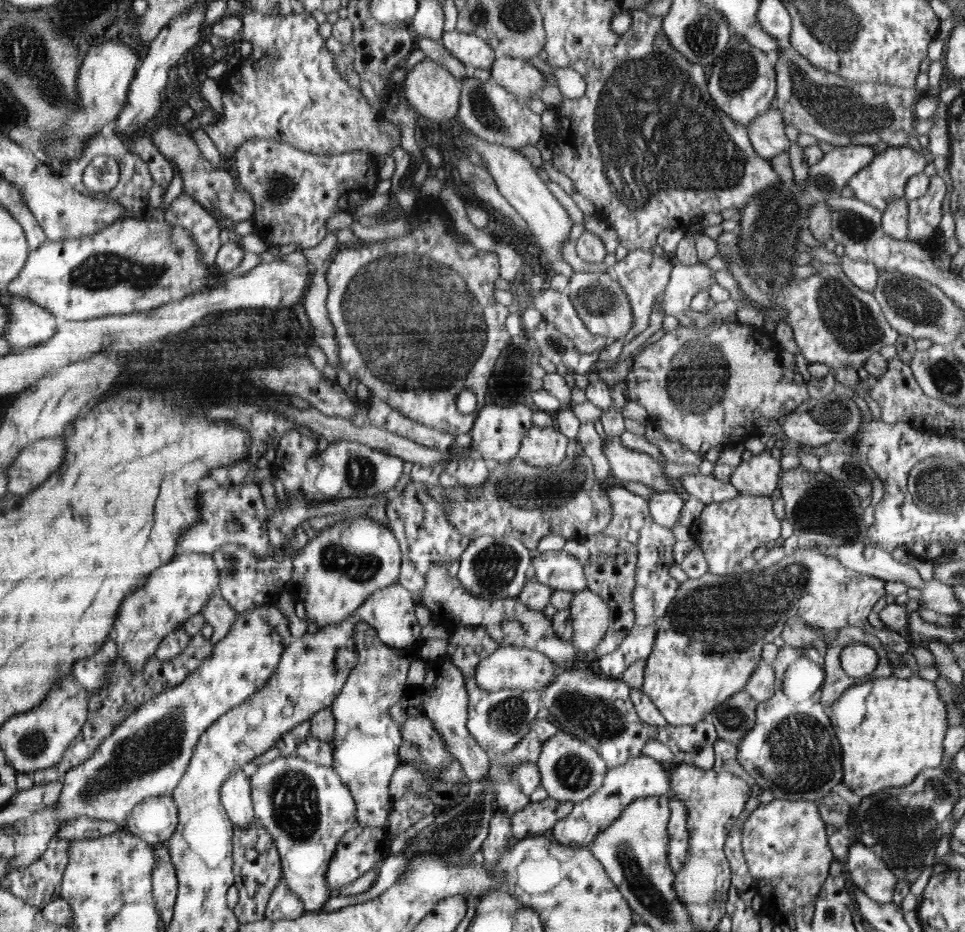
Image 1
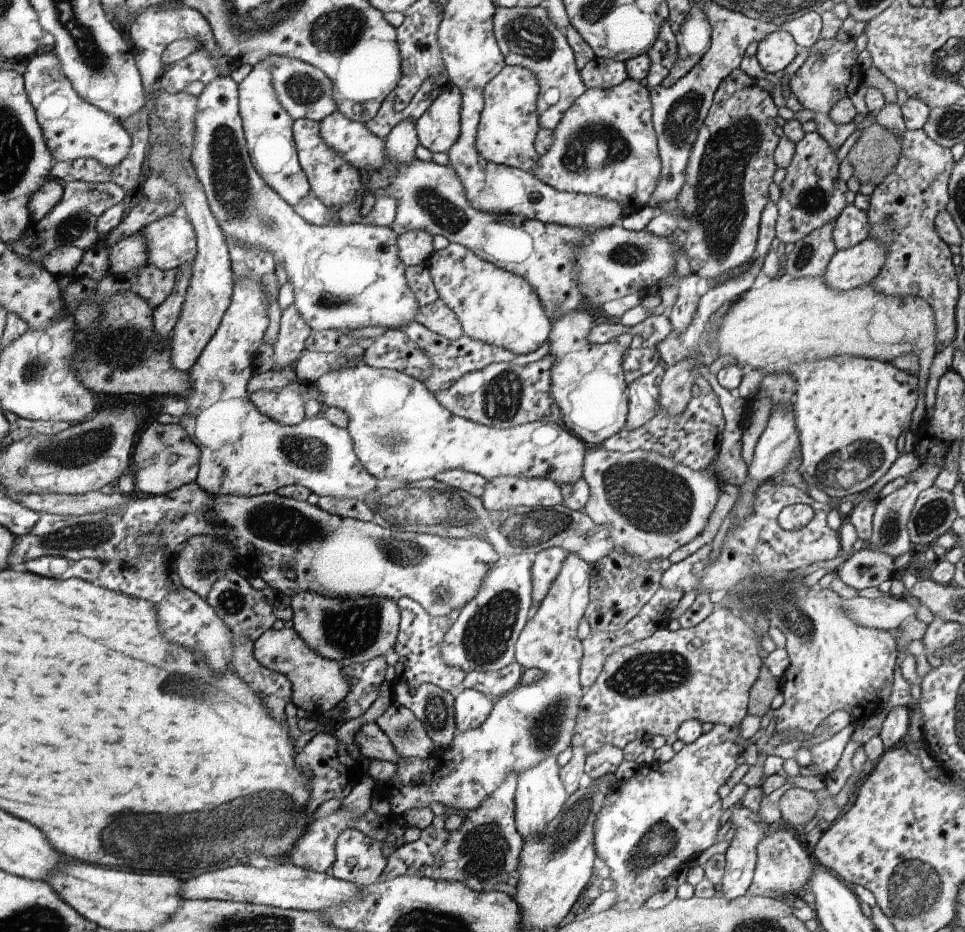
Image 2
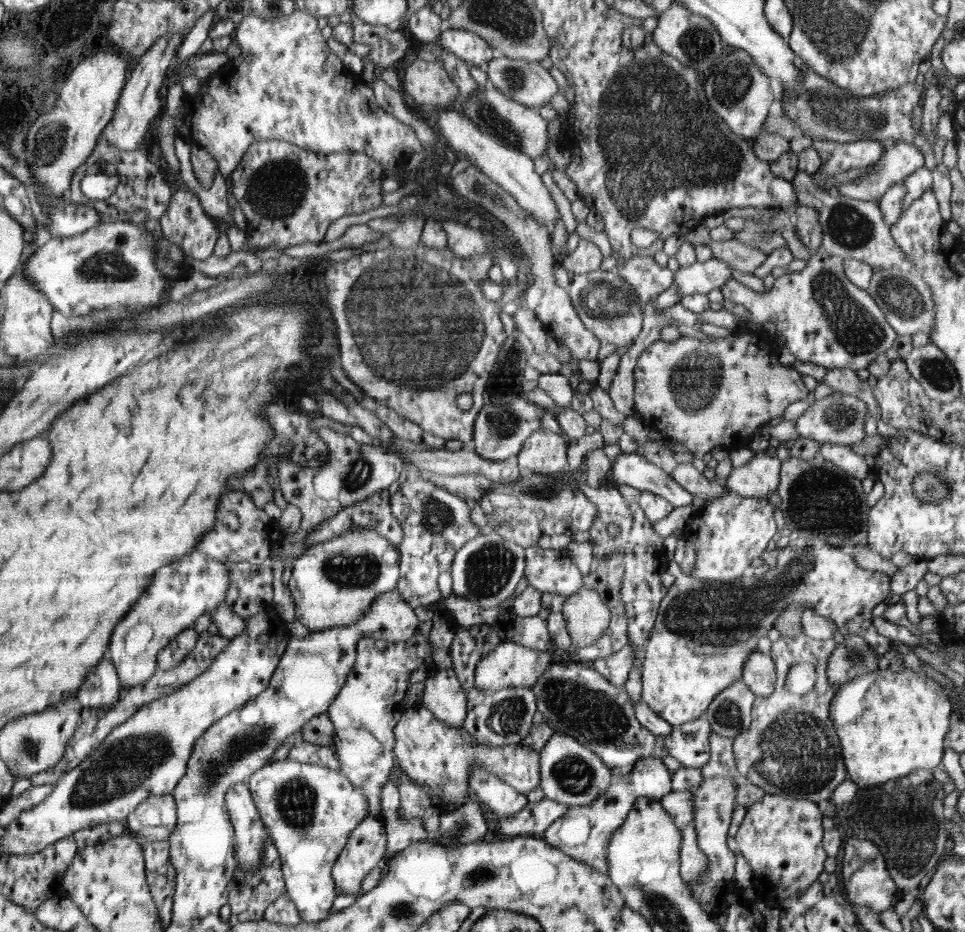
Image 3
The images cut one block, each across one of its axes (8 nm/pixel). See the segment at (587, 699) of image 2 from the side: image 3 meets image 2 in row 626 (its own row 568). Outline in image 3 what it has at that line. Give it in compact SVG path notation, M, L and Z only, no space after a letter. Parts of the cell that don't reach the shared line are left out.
M730 493L701 506L698 511L698 530L694 530L692 535L696 553L692 577L700 581L722 583L740 579L742 570L764 552L778 528L772 516L772 504L766 497L742 497Z

